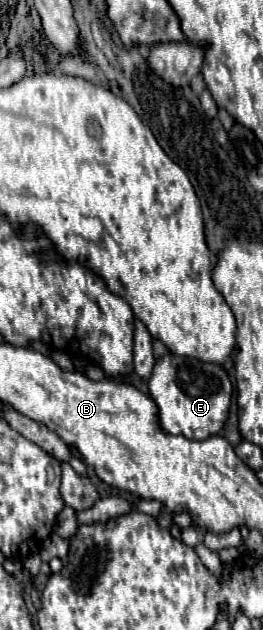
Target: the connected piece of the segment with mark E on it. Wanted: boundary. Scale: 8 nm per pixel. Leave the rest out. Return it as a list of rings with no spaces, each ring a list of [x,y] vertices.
[[[173,353],[163,355],[155,363],[149,379],[149,391],[159,407],[161,429],[171,435],[183,435],[197,441],[217,435],[223,429],[233,395],[231,379],[221,365]]]

